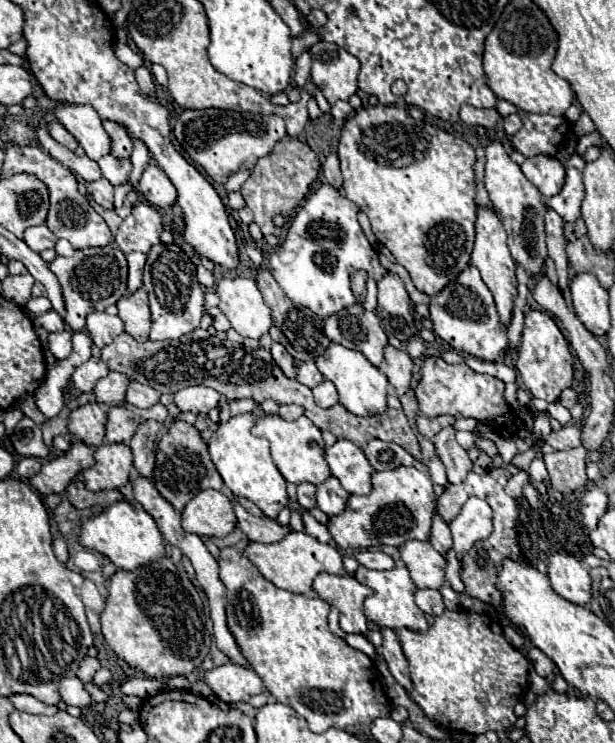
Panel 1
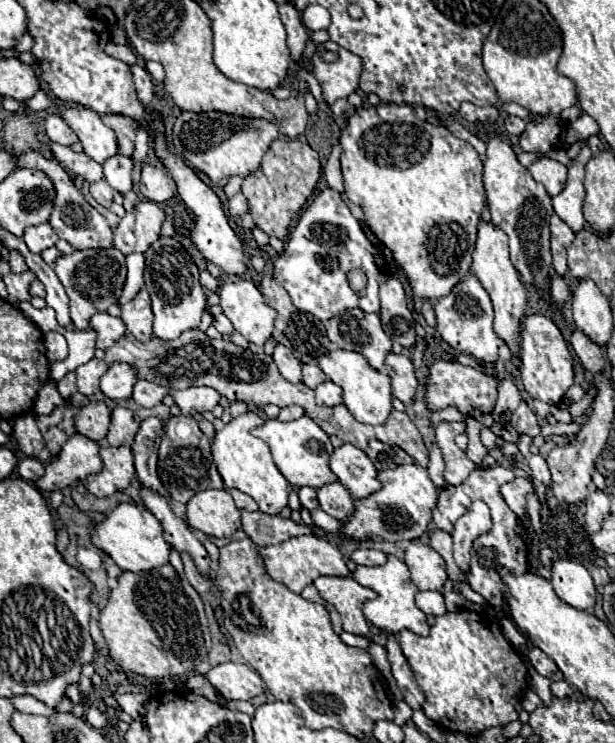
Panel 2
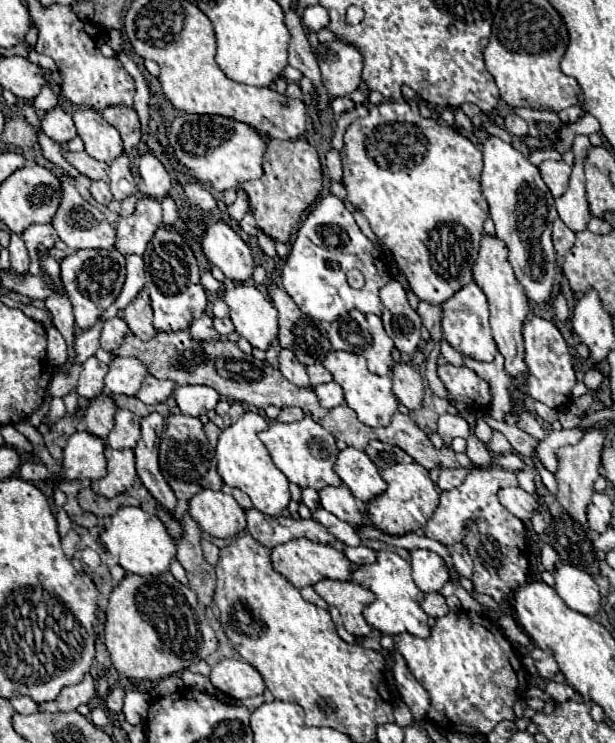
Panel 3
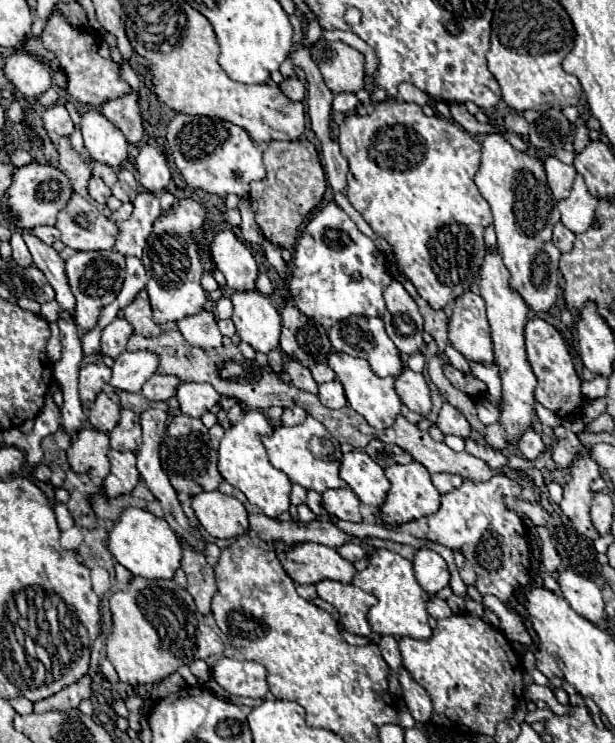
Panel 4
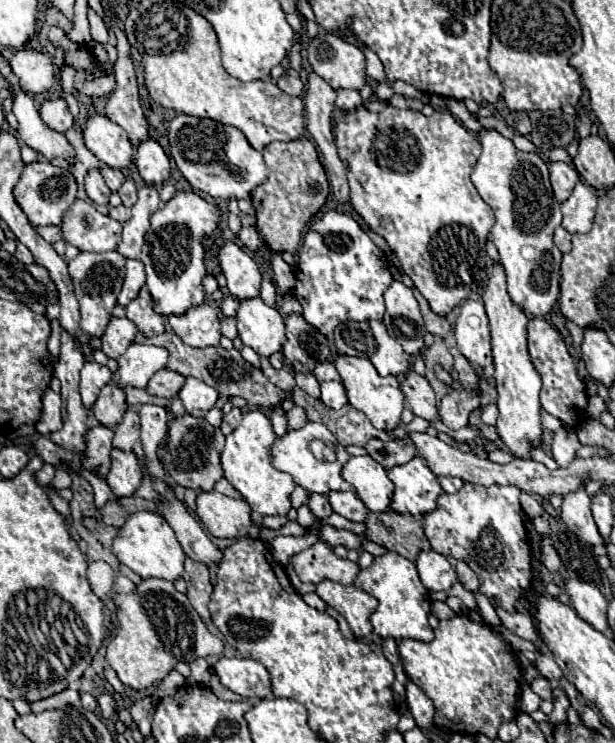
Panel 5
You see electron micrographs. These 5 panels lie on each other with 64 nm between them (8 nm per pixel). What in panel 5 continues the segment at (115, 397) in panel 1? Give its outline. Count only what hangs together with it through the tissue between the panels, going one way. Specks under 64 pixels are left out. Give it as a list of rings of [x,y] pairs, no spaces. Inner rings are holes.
[[[132,344],[120,358],[118,358],[118,370],[112,376],[112,382],[122,388],[146,388],[148,380],[164,368],[168,360],[166,348],[158,346],[140,346]]]

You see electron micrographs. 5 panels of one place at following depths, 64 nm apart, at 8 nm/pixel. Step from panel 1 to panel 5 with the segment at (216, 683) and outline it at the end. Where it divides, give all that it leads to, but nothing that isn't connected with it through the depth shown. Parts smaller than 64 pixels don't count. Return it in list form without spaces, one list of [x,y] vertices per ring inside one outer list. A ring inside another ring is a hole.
[[[220,658],[214,666],[214,674],[220,678],[220,684],[232,690],[234,694],[240,694],[244,698],[268,698],[270,696],[270,674],[268,670],[252,660],[252,658]]]

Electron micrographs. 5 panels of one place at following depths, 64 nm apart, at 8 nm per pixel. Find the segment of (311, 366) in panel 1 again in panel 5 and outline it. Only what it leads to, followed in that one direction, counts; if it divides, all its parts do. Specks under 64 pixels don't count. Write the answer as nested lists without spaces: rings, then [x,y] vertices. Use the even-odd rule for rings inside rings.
[[[322,362],[322,364],[318,364],[318,366],[314,368],[314,376],[316,376],[318,382],[340,380],[340,376],[338,376],[338,372],[336,372],[336,368],[334,368],[332,362]]]

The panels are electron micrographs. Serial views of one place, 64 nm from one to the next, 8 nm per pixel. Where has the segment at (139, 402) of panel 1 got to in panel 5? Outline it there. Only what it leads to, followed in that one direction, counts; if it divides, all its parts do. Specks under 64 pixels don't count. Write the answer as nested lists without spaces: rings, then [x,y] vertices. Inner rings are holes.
[[[158,370],[148,386],[146,386],[146,392],[148,394],[154,394],[154,396],[160,396],[160,398],[174,398],[178,394],[178,390],[182,388],[184,384],[184,376],[180,376],[178,372],[172,372],[172,370]]]

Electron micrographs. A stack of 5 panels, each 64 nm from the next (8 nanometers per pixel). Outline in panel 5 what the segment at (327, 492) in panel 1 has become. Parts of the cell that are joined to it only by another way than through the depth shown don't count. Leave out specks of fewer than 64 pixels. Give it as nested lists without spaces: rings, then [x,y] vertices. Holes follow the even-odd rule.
[[[348,490],[348,492],[330,492],[328,500],[330,500],[330,506],[336,514],[340,514],[346,520],[352,520],[352,522],[364,522],[366,506],[358,498],[356,492],[352,492],[352,490]]]

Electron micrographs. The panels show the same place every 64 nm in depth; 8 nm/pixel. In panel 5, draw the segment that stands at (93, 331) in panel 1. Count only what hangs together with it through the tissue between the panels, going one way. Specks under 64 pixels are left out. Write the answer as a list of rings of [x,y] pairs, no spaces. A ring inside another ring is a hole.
[[[112,318],[102,334],[102,352],[108,358],[120,358],[126,352],[126,342],[136,336],[136,326],[128,318]]]

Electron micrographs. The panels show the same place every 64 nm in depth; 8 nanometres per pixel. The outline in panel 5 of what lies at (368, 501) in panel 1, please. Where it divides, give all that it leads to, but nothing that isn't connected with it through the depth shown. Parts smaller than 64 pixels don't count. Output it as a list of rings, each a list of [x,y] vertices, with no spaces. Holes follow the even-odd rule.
[[[412,458],[404,466],[390,468],[388,476],[394,482],[394,494],[390,504],[392,512],[424,516],[436,510],[436,500],[442,494],[442,488],[424,464],[424,460]]]

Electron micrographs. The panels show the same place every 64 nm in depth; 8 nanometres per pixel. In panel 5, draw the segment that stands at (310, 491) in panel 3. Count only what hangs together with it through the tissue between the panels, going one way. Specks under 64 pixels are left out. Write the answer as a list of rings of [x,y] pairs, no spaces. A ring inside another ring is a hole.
[[[310,494],[308,506],[310,506],[310,510],[314,512],[314,516],[316,516],[318,520],[326,520],[326,518],[332,514],[332,508],[330,508],[330,504],[328,504],[328,498],[322,496],[322,494]]]

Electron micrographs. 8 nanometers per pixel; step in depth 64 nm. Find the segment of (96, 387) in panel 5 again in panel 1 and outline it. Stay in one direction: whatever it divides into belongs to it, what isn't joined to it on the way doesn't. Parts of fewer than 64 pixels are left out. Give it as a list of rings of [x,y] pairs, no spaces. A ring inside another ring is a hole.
[[[92,356],[88,362],[80,364],[80,366],[74,370],[74,374],[72,374],[72,384],[74,384],[74,388],[80,390],[80,392],[92,392],[92,388],[96,386],[96,382],[98,382],[100,378],[104,378],[104,376],[108,376],[108,366],[106,366],[100,358]]]

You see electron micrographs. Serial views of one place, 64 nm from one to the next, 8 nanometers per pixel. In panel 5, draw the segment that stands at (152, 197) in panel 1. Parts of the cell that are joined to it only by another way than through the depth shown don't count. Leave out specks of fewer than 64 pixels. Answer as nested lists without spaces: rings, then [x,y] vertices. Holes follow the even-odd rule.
[[[146,140],[138,146],[136,168],[148,186],[160,188],[170,178],[170,160],[154,140]]]

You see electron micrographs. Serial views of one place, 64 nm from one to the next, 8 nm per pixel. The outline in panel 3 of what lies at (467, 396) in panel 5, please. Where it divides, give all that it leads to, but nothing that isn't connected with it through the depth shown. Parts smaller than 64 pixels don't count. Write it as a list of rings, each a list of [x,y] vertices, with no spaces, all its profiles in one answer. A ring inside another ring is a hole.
[[[442,414],[438,418],[438,430],[440,438],[444,440],[444,446],[450,448],[452,438],[456,436],[468,436],[470,434],[470,426],[466,424],[466,420],[462,420],[460,416],[450,416],[450,414]]]

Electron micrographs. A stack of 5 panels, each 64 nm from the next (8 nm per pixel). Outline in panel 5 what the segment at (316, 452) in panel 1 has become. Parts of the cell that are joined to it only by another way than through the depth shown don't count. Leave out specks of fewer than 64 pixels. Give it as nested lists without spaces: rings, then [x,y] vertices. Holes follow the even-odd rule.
[[[306,422],[306,426],[298,430],[286,430],[284,436],[276,438],[276,442],[270,446],[270,456],[272,456],[272,466],[280,472],[286,472],[294,478],[298,486],[302,486],[306,492],[316,492],[316,494],[328,494],[330,490],[352,490],[352,484],[348,484],[342,476],[340,470],[348,460],[348,454],[342,444],[330,434],[330,430],[320,424],[320,422]],[[312,440],[322,440],[330,450],[334,450],[334,460],[318,460],[314,452],[310,450]]]

